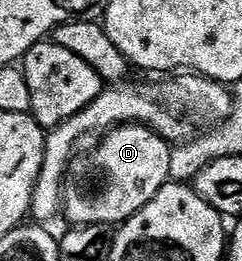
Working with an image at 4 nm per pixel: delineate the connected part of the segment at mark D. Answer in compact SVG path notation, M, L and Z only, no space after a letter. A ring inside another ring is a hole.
M115 127L101 141L89 159L89 172L82 177L81 184L64 192L63 215L70 219L70 224L90 227L126 223L153 200L163 184L170 182L170 144L149 128Z

